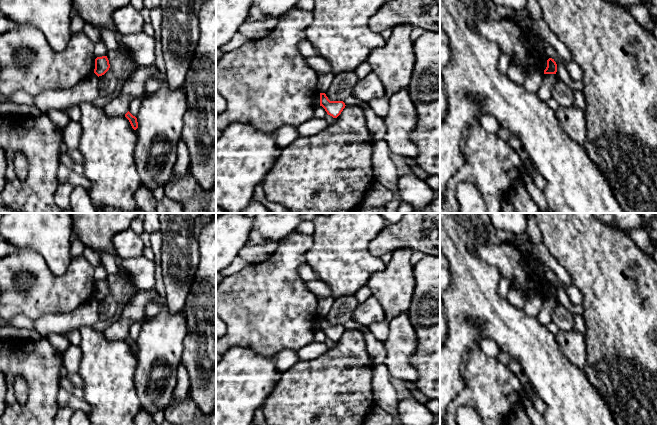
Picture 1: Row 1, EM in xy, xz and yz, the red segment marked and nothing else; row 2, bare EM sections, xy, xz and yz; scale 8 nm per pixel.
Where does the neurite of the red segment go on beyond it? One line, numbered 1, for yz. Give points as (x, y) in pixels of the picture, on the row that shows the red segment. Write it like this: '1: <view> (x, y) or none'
1: none

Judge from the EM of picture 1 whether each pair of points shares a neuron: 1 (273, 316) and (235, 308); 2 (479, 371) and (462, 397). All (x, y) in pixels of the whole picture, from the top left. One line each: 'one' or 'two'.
1: one
2: one

